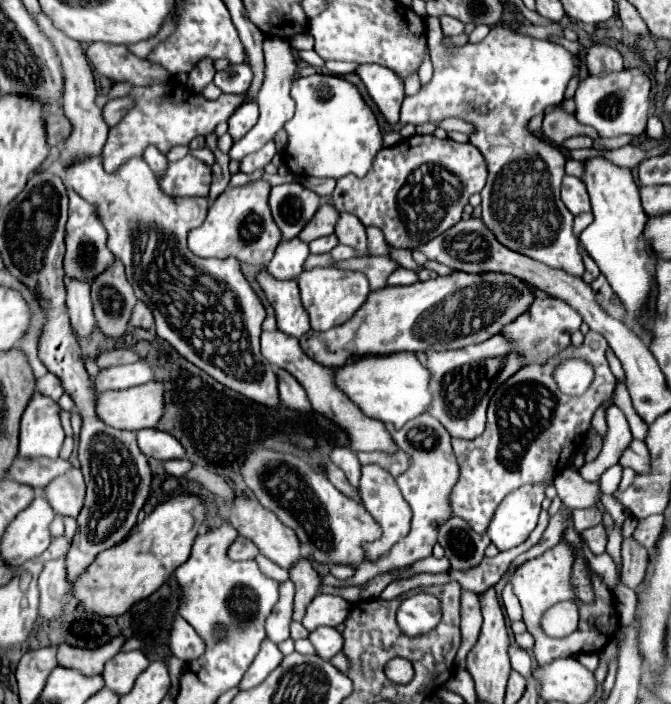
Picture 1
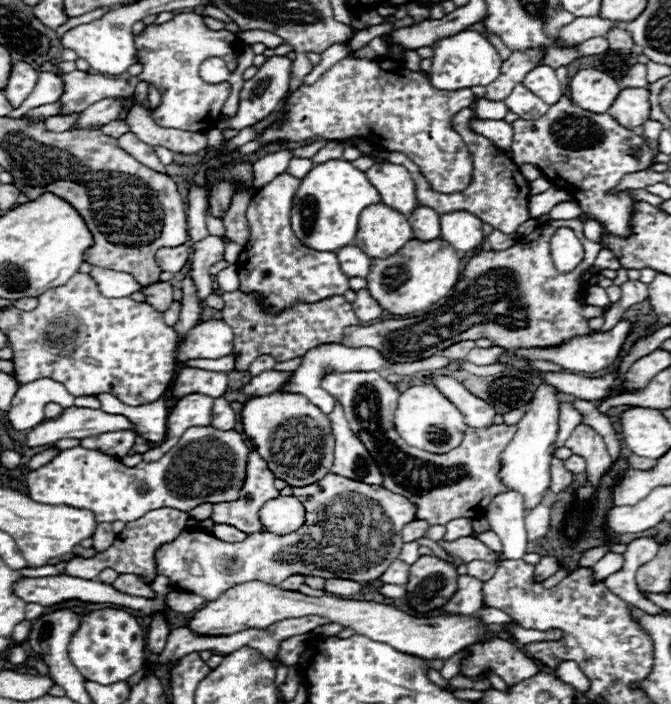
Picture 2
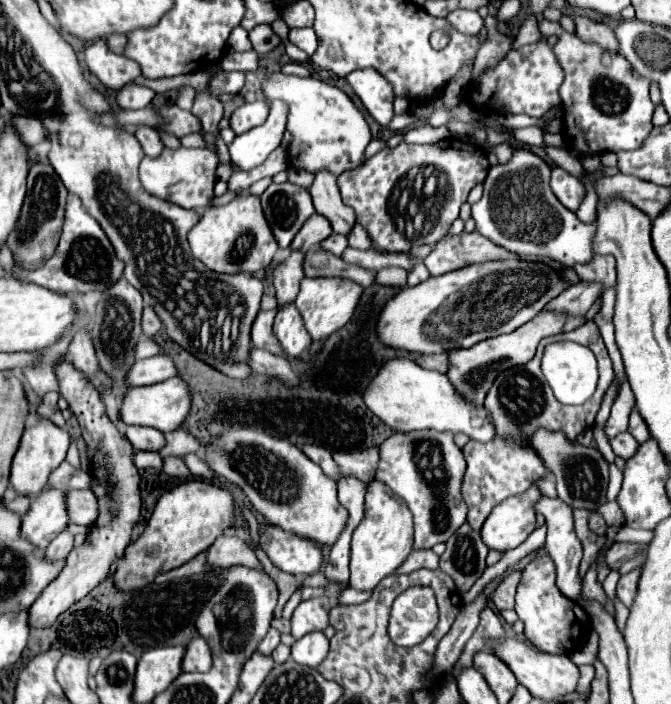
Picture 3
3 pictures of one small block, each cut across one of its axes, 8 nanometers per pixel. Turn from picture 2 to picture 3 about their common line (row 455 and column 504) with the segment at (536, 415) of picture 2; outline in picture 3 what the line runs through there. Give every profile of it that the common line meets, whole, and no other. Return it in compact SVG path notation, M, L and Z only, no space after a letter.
M530 486L528 492L498 504L480 530L482 542L490 550L498 552L506 552L522 544L526 536L536 528L536 512L532 512L532 504L538 498L540 492L536 486Z

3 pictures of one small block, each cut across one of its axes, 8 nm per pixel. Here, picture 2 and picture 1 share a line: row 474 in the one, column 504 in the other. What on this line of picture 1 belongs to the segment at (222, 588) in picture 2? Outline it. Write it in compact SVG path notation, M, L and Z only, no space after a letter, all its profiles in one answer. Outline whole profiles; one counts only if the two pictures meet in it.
M536 298L532 302L532 308L528 308L528 312L522 312L516 320L512 320L512 324L508 324L508 328L504 328L504 332L500 334L504 334L506 340L516 348L516 352L524 356L524 364L530 366L530 364L544 364L548 358L568 348L570 336L580 328L580 324L582 324L582 316L574 308L564 304L564 300Z

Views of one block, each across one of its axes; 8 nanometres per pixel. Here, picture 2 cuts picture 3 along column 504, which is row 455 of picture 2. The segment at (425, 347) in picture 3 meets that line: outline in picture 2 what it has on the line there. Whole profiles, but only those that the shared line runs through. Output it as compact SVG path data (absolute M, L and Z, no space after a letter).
M292 392L252 396L242 406L242 424L244 434L250 438L254 450L268 462L272 474L290 486L314 484L330 472L334 460L334 436L328 416L304 396Z

